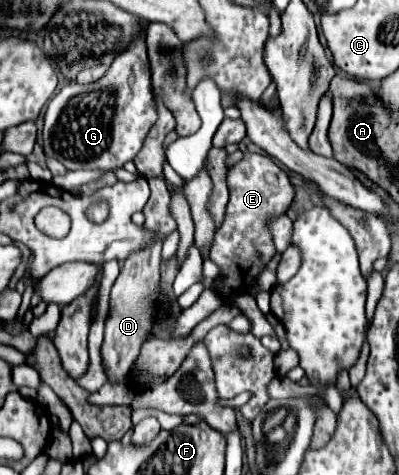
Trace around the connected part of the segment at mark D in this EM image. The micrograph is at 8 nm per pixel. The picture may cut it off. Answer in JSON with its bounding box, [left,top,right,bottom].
[101,240,162,384]

